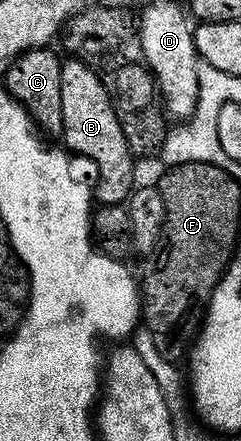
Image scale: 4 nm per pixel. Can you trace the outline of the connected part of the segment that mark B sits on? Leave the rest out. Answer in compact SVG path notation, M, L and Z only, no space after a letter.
M77 59L63 60L60 71L60 111L61 136L66 137L65 148L79 158L87 157L98 164L98 185L96 181L92 189L93 196L97 200L99 197L102 205L123 204L136 185L136 154L130 150L128 139L120 127L120 119L116 115L114 102L110 100L106 84L91 65L85 65Z

